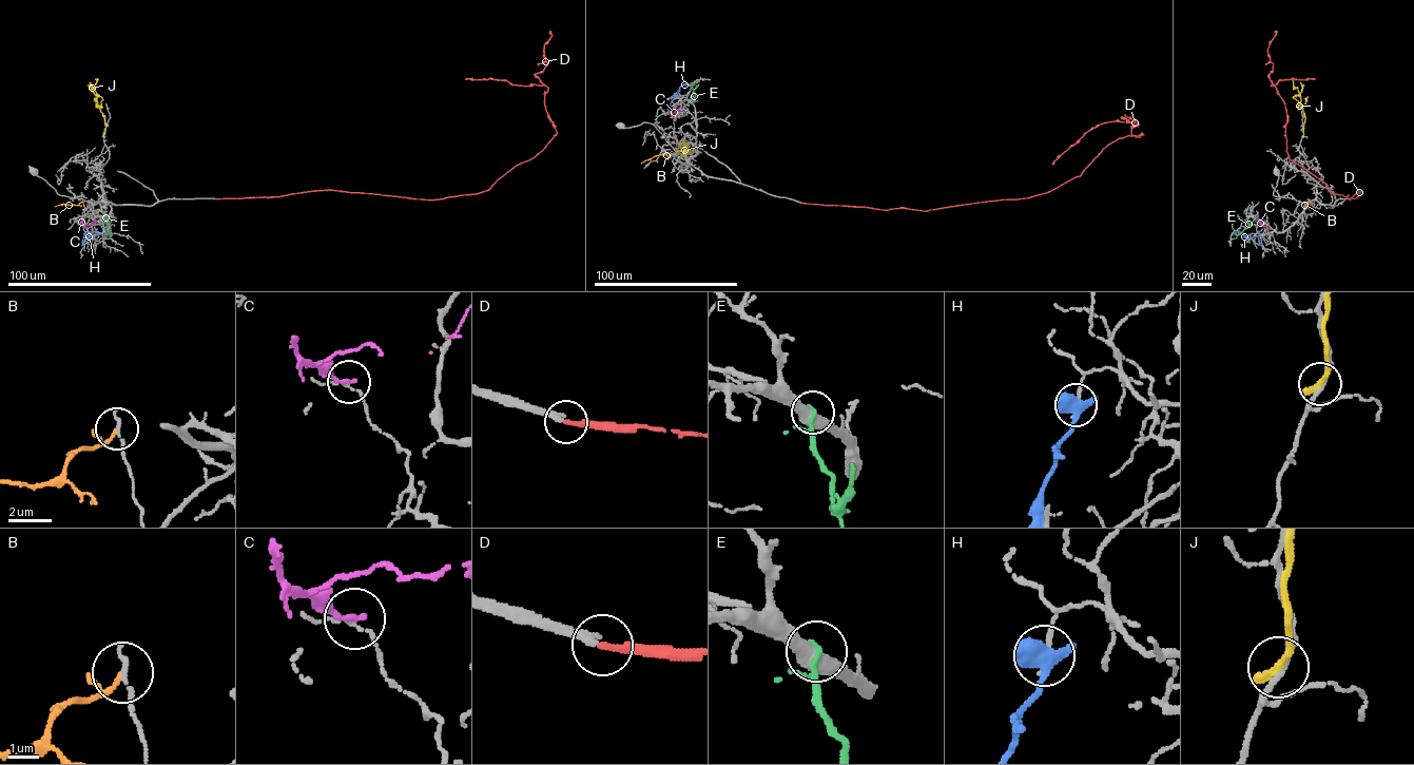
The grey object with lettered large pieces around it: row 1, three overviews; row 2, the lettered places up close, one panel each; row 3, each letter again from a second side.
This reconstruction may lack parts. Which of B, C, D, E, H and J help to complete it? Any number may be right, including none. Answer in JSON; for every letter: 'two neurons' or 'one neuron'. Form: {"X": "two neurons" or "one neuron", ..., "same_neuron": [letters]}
{"B": "two neurons", "C": "two neurons", "D": "one neuron", "E": "two neurons", "H": "two neurons", "J": "two neurons", "same_neuron": ["D"]}

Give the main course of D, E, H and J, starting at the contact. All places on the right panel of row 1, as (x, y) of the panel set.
D: (1354, 198), (1361, 190), (1350, 199), (1335, 194), (1286, 151), (1286, 111), (1272, 85), (1315, 78)
E: (1254, 218), (1236, 238)
H: (1259, 233), (1253, 237), (1238, 232), (1234, 234)
J: (1302, 135), (1305, 116), (1293, 98), (1301, 92), (1300, 82)

